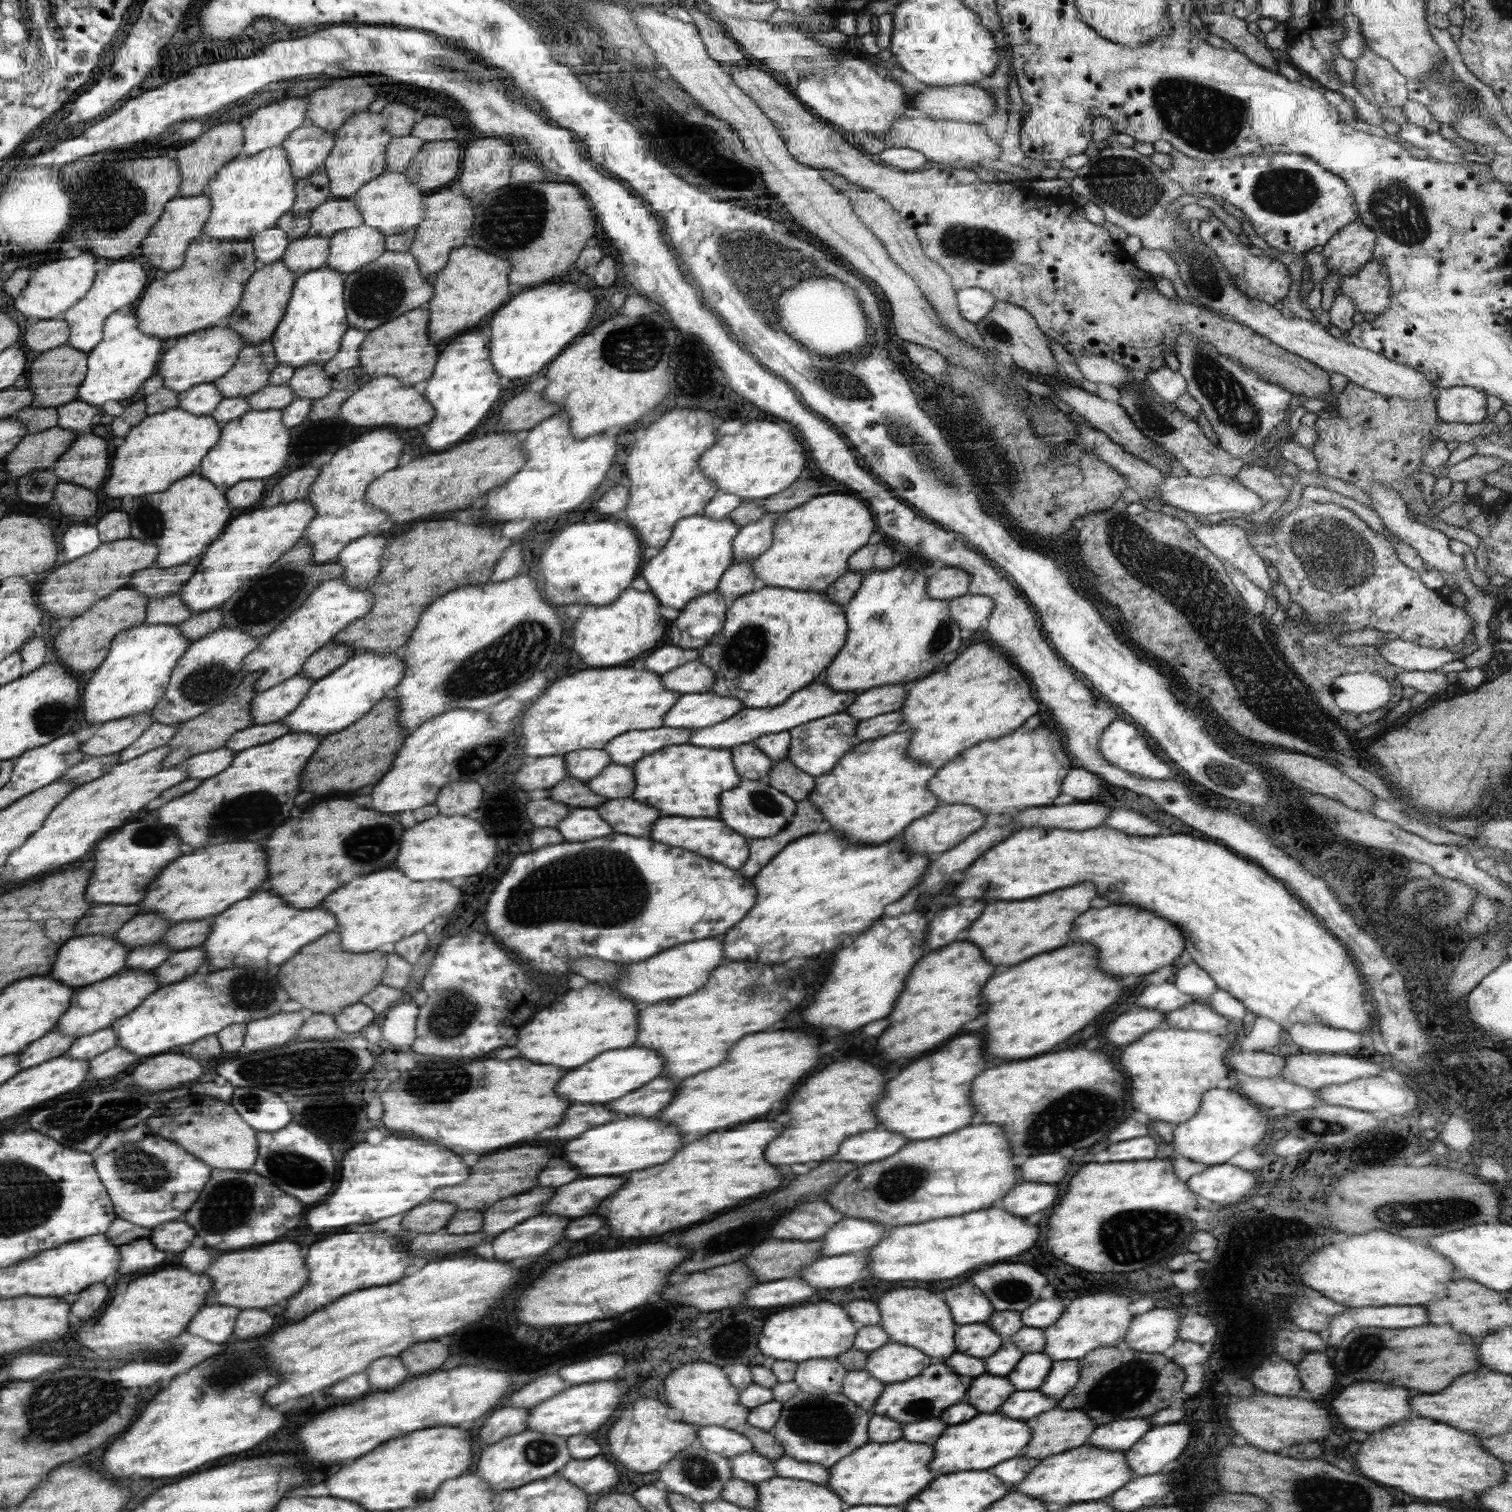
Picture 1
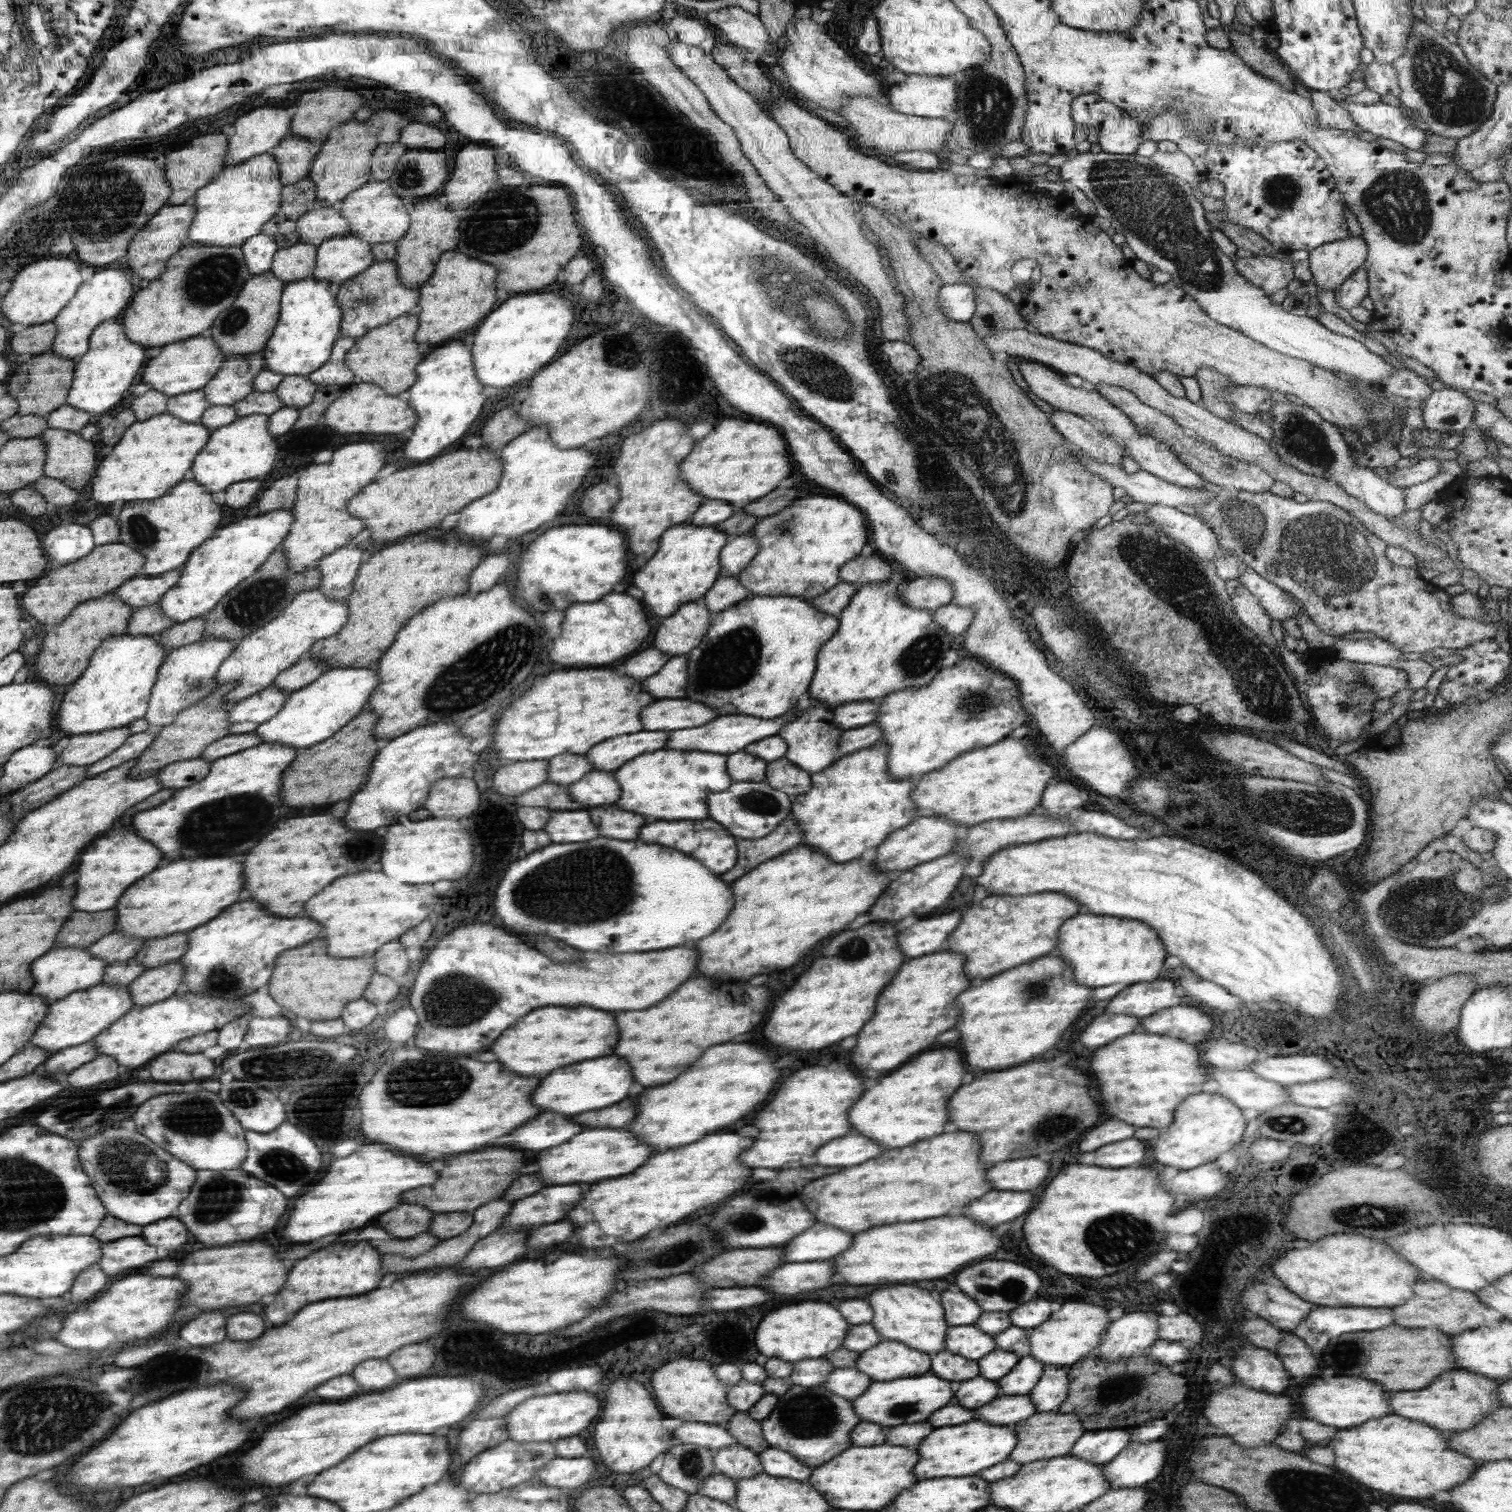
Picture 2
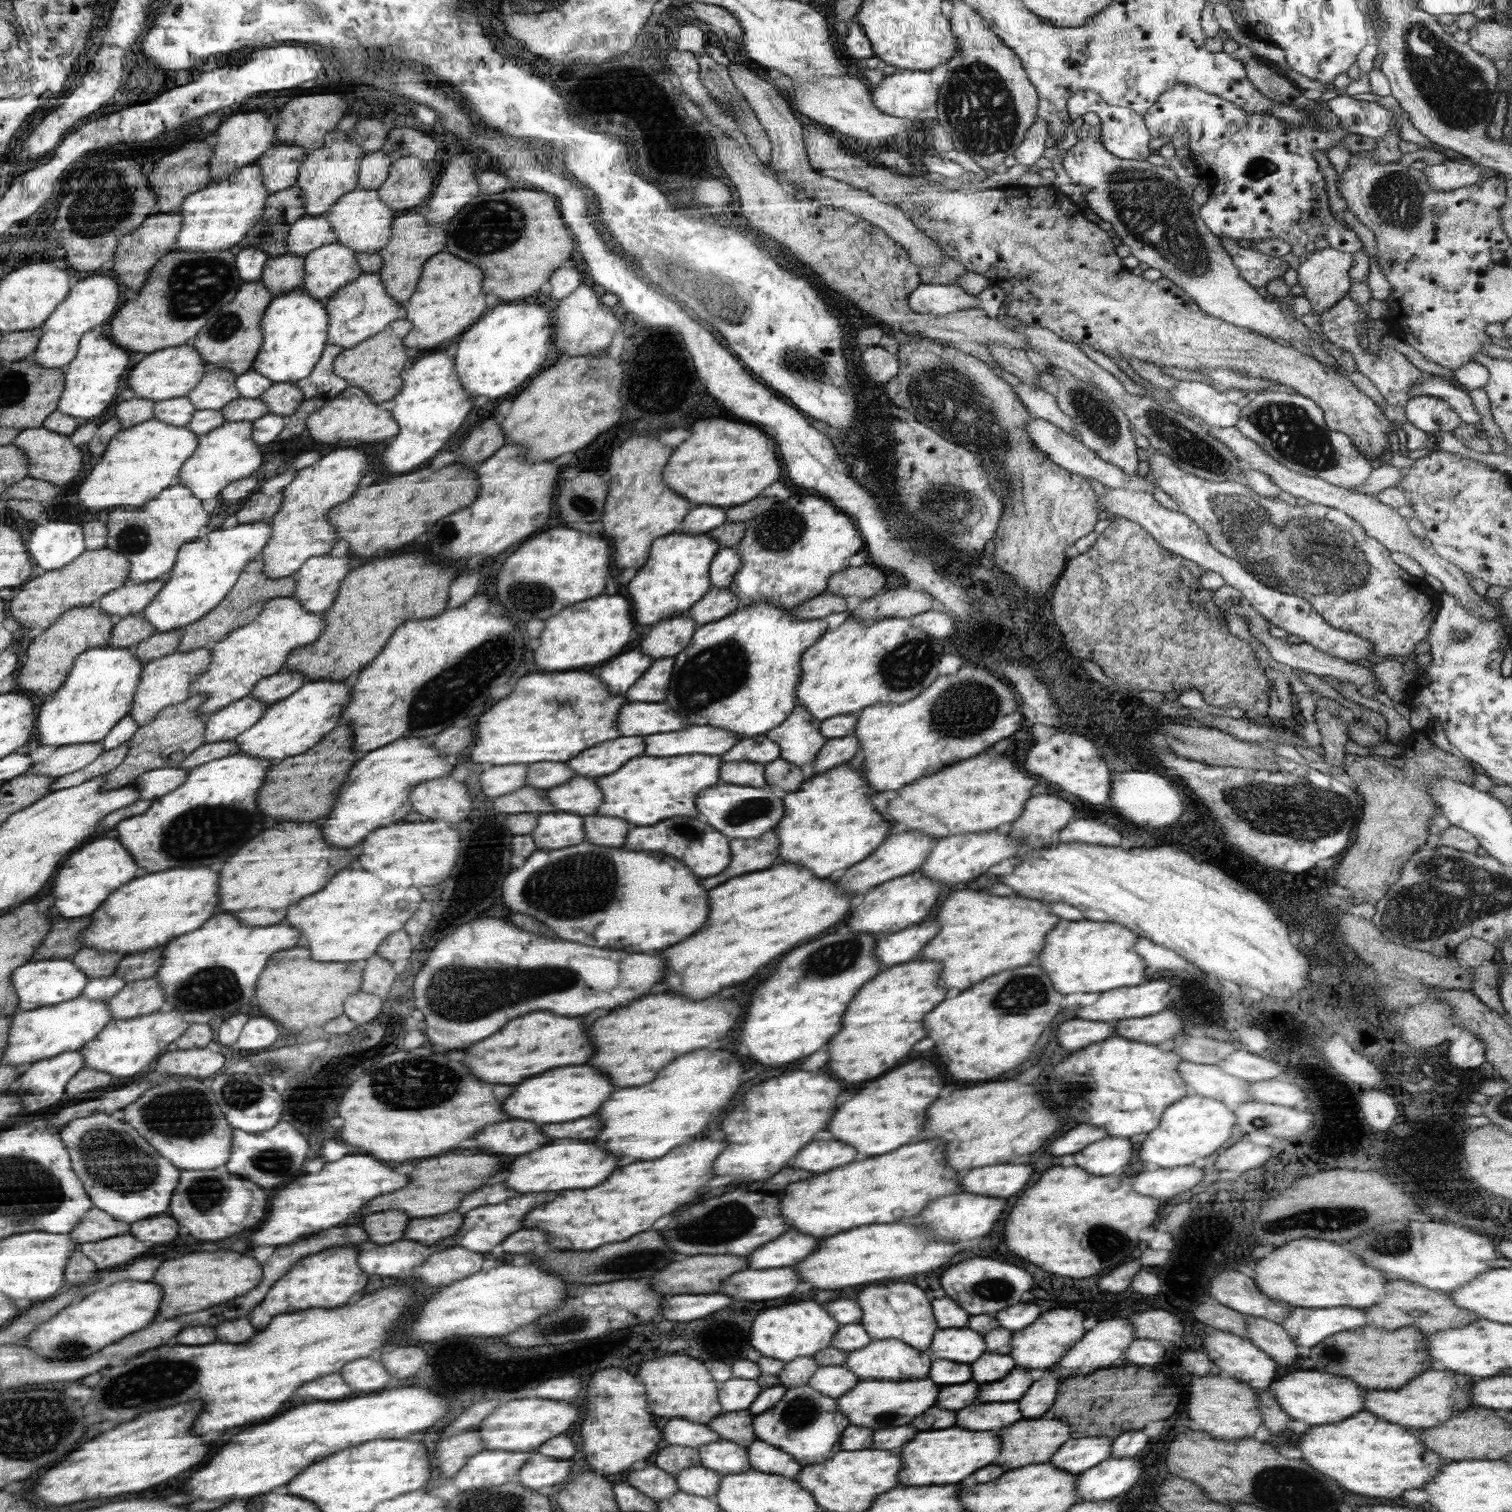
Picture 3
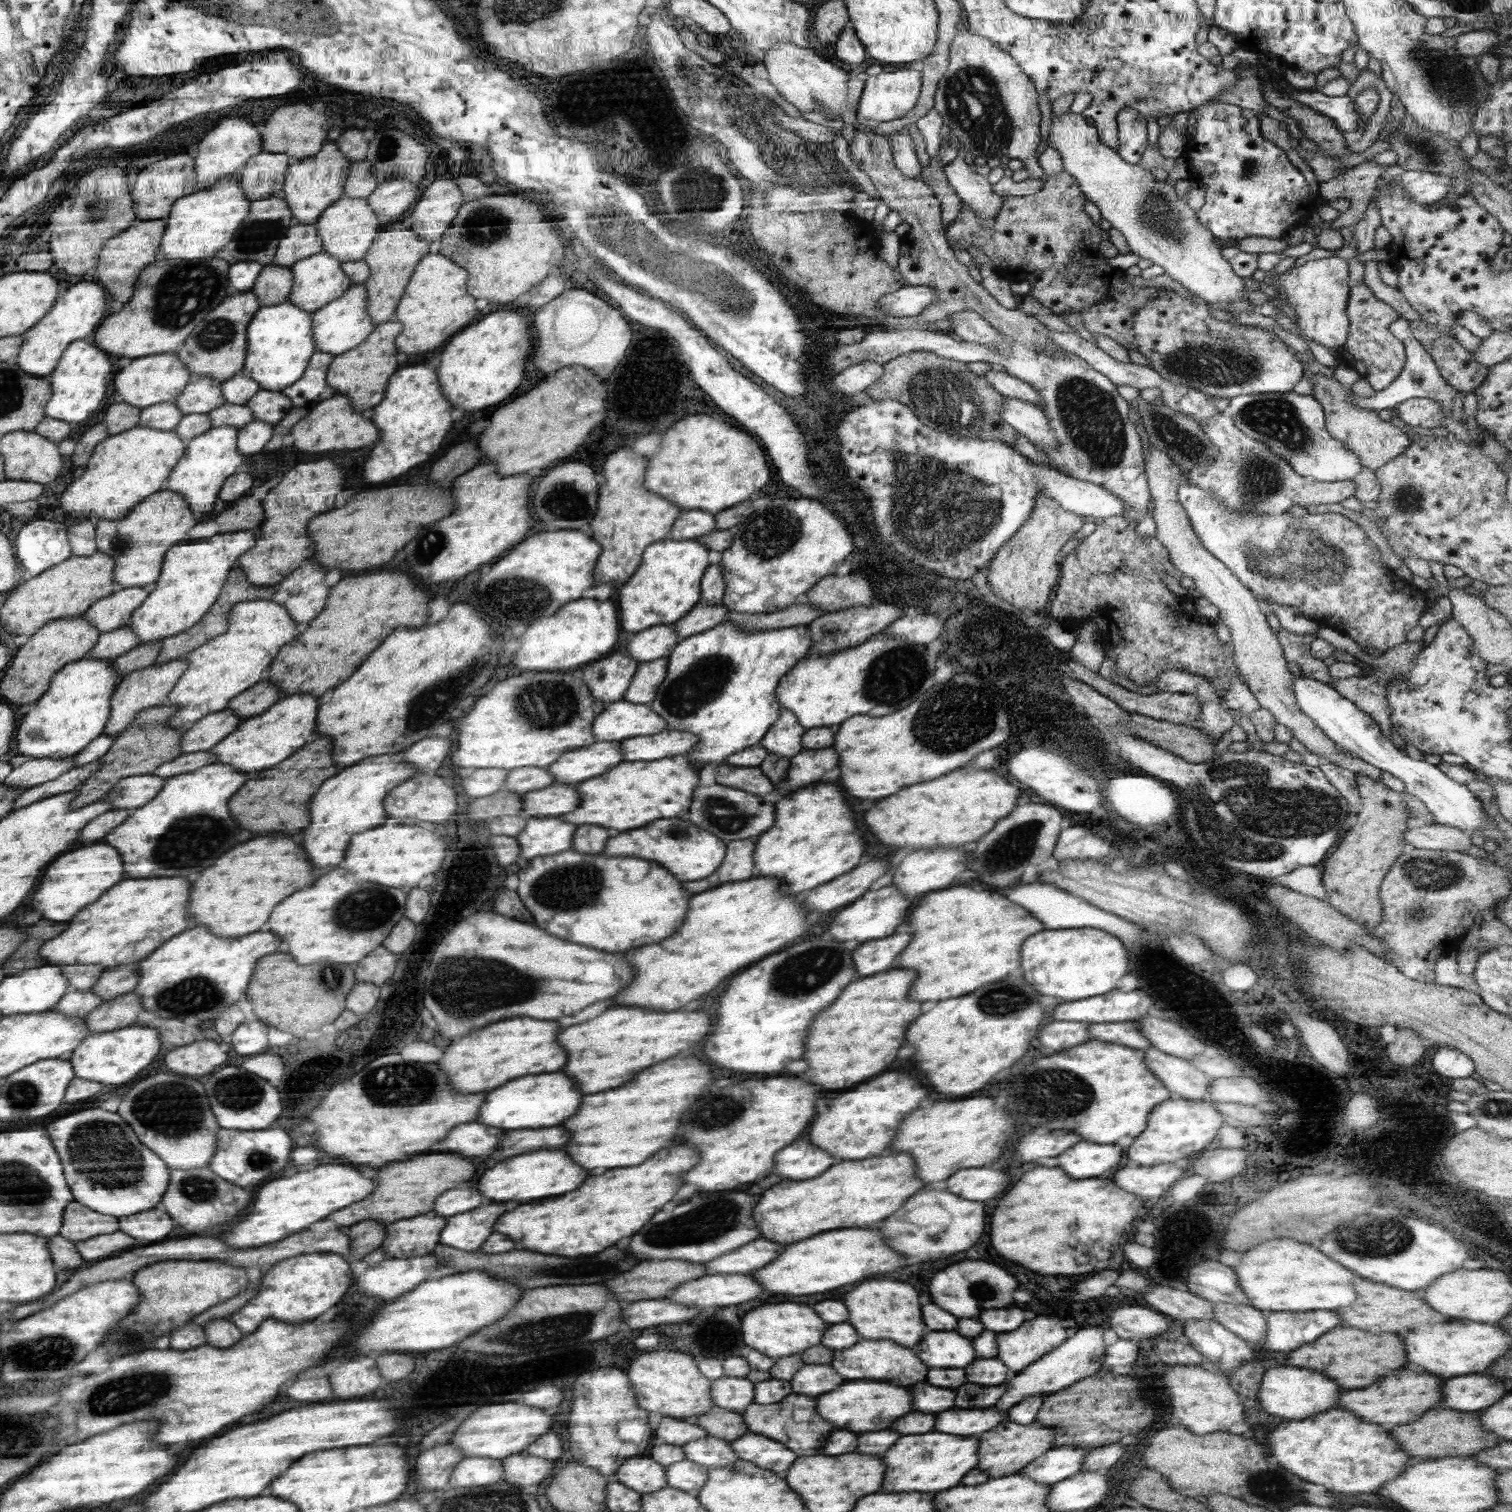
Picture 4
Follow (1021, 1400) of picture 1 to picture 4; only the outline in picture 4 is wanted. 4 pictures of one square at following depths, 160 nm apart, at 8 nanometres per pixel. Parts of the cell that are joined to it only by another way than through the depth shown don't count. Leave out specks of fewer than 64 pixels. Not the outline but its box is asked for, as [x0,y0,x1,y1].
[936,1410,1006,1436]

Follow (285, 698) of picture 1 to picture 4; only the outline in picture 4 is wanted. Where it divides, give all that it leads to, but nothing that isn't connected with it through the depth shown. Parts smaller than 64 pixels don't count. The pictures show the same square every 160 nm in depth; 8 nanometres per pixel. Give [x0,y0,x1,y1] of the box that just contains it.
[183,709,241,753]

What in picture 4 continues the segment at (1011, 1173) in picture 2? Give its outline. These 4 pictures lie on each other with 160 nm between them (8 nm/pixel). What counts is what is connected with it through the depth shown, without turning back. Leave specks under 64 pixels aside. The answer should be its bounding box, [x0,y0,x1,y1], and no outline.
[946,1166,1008,1202]

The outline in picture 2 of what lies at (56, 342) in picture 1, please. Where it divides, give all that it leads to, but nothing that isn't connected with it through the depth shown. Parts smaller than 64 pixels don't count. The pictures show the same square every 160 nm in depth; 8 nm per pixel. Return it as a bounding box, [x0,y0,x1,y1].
[9,322,57,355]

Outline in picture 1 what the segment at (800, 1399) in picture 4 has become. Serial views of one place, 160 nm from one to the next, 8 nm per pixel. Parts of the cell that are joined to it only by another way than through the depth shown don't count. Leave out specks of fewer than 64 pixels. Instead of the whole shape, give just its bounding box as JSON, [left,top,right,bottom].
[771,1391,872,1466]

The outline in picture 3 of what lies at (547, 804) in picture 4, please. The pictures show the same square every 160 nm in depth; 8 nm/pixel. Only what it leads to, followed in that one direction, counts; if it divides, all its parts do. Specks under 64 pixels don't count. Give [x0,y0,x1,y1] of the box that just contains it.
[550,776,602,814]

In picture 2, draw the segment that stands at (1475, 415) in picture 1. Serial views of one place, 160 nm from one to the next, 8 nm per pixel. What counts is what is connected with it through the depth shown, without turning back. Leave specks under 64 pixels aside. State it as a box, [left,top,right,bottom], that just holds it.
[1422,389,1474,436]

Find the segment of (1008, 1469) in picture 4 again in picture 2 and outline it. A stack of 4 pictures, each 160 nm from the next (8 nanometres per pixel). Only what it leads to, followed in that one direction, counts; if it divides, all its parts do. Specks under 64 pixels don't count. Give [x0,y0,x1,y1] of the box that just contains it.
[1010,1411,1085,1465]

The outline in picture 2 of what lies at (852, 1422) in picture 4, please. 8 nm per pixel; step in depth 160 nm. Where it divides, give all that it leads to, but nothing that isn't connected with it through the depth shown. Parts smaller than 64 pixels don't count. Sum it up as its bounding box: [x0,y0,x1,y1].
[852,1374,954,1426]

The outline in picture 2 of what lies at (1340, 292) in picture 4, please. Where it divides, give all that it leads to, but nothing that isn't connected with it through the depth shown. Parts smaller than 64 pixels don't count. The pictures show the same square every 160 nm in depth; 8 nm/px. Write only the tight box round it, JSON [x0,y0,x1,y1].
[1308,236,1368,291]

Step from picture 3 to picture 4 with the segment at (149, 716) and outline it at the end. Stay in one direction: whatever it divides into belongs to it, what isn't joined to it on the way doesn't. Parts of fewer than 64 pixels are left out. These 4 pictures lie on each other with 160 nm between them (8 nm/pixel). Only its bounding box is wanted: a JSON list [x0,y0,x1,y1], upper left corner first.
[103,658,189,737]

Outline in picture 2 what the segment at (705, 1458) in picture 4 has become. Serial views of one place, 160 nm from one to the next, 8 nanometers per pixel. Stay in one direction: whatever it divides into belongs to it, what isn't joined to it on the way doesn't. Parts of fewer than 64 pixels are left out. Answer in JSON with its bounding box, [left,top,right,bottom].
[713,1442,763,1481]

